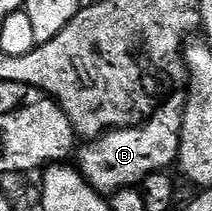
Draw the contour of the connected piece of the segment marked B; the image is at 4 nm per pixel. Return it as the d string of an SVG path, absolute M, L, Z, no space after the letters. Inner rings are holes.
M169 94L161 102L150 118L145 119L143 123L139 123L137 127L121 127L118 131L108 131L99 139L85 142L79 148L80 163L78 162L78 170L93 189L101 193L111 193L123 187L137 186L144 182L147 175L152 175L155 171L168 171L171 168L171 163L173 166L179 160L180 134L182 133L186 99L183 94L171 95Z

